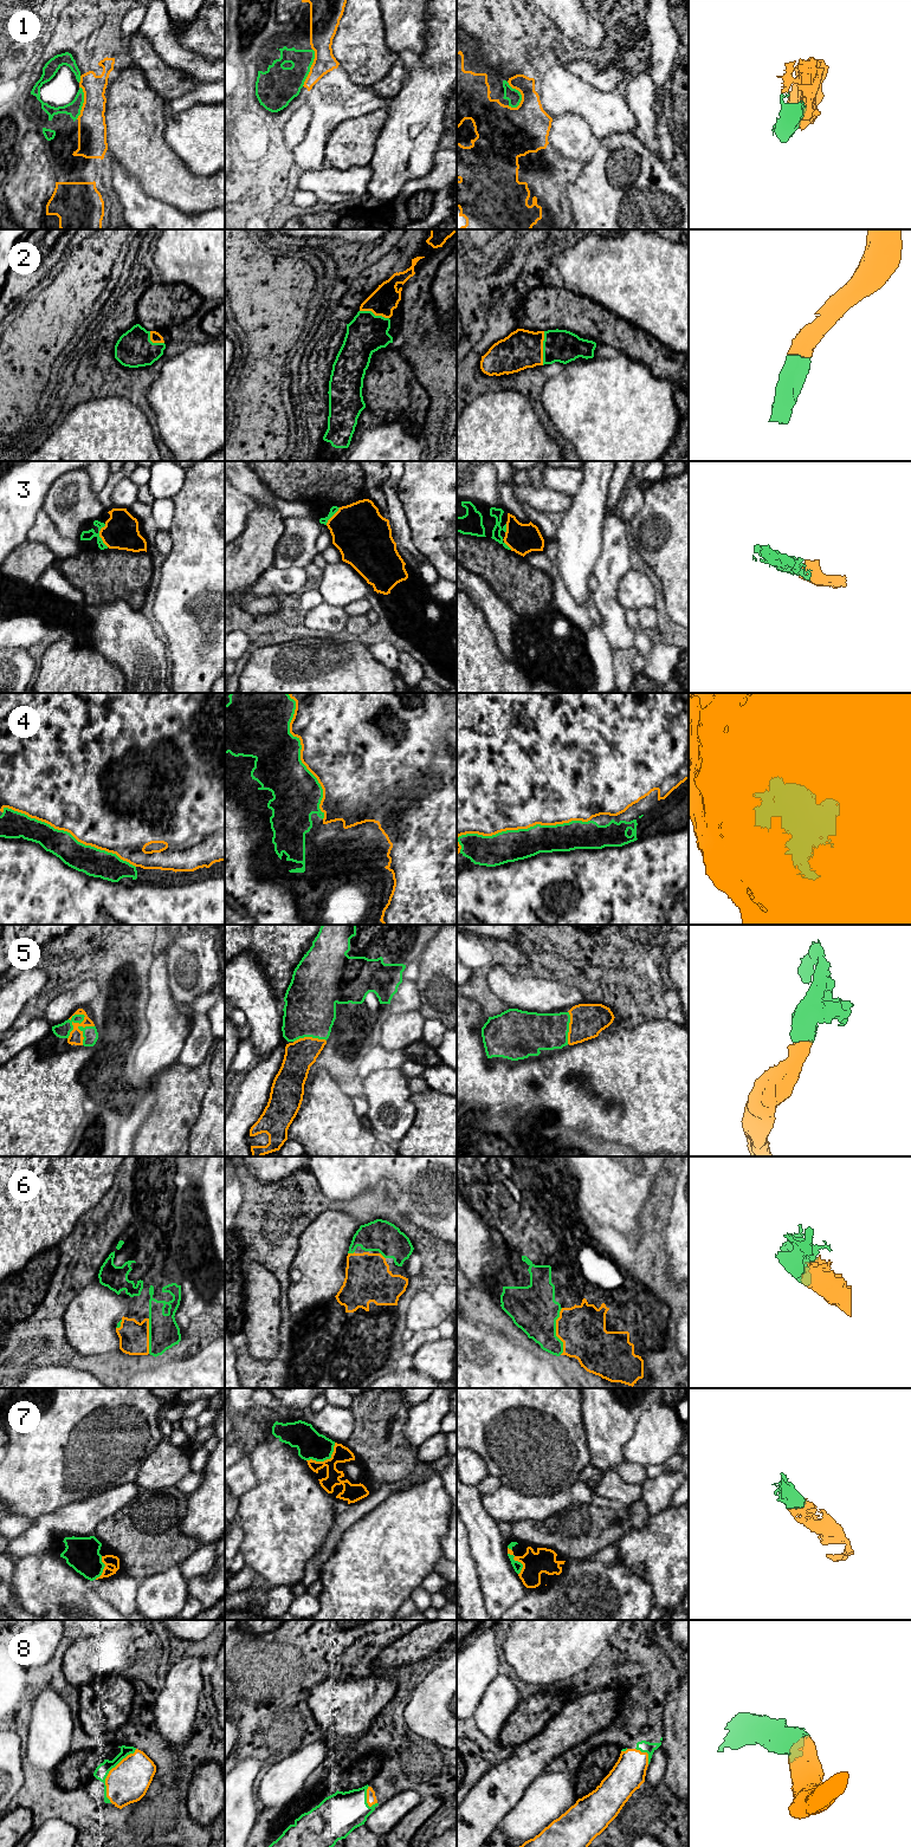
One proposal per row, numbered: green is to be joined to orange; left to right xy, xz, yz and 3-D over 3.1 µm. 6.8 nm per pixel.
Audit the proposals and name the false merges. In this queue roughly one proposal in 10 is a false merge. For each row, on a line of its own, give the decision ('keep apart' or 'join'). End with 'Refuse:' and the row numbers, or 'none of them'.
1: keep apart
2: join
3: join
4: join
5: join
6: join
7: join
8: join
Refuse: 1

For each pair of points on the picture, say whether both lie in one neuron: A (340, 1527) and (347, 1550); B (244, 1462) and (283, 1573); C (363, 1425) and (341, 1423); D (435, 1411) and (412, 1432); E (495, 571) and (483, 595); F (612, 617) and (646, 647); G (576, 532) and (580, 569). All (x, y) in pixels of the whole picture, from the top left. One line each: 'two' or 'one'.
A: two
B: two
C: two
D: one
E: two
F: two
G: one

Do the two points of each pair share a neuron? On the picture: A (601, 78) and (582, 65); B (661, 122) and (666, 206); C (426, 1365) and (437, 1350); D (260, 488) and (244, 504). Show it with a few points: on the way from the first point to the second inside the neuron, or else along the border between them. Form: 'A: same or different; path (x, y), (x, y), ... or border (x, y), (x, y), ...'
A: same; path (596, 77), (587, 70)
B: different; border (650, 148), (667, 166)
C: same; path (430, 1361), (437, 1354)
D: different; border (237, 487), (249, 494), (256, 503)

